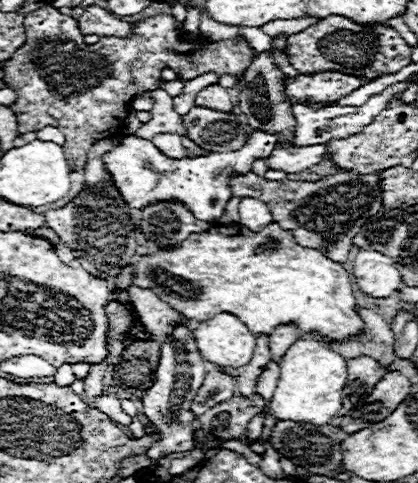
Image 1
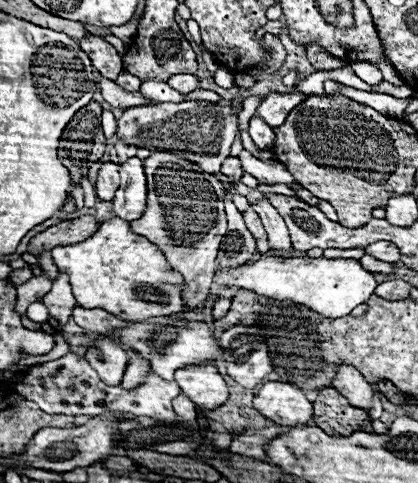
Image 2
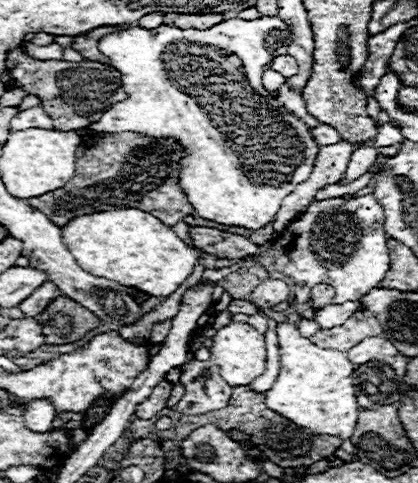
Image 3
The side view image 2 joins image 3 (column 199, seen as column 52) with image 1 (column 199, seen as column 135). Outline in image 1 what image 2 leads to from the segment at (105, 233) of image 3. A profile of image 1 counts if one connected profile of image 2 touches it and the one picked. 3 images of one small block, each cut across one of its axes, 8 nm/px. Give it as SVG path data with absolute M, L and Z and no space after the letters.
M270 222L260 232L252 232L240 226L212 224L206 232L190 234L182 244L172 248L158 248L138 260L132 272L132 284L138 288L150 288L160 300L170 304L176 312L190 320L208 320L220 312L236 314L254 334L270 334L276 324L296 322L306 332L322 332L328 338L342 340L356 334L362 328L360 318L354 312L356 300L352 296L352 284L344 266L332 262L324 254L312 248L302 248L292 242L288 230L278 222Z

